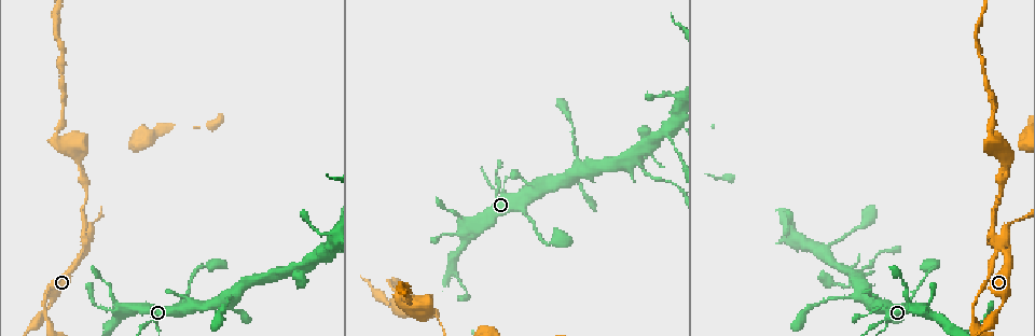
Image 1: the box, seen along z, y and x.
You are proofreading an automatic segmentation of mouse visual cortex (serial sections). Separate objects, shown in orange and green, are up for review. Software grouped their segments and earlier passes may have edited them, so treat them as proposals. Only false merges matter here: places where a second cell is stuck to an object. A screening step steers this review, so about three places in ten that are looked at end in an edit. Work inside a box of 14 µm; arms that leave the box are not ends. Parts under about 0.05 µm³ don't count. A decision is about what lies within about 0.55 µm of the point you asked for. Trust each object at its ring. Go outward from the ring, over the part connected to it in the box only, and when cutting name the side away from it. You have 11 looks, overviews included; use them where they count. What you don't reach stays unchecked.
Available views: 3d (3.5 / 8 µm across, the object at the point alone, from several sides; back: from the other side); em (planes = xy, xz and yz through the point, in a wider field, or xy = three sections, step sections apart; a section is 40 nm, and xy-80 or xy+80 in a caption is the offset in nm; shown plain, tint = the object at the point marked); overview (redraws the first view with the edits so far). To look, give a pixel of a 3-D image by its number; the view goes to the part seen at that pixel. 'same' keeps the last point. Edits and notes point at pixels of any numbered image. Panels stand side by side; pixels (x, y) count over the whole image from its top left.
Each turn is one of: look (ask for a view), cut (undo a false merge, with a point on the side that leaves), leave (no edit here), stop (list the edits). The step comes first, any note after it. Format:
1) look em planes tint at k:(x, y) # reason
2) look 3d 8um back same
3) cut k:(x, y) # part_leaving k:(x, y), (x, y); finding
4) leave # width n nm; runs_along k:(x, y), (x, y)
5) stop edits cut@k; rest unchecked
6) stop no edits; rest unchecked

look 3d 3.5um at 1:(1002, 248) # arms run side by side

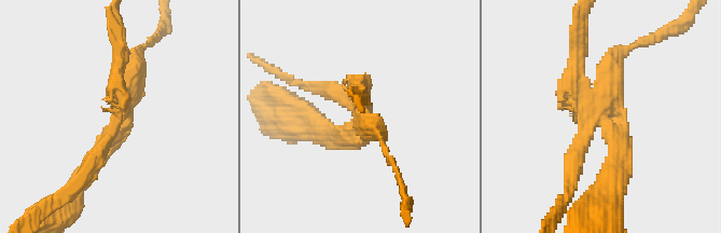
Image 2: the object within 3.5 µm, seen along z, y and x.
look em planes plain at 2:(599, 116)

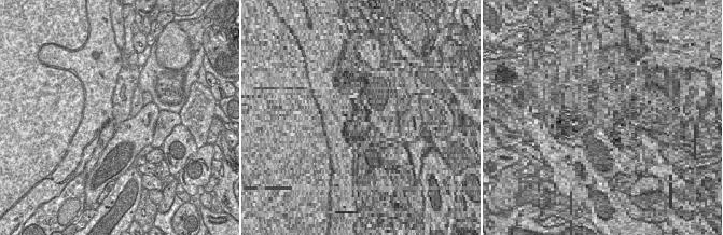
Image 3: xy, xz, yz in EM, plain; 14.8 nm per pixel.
look em planes tint same # with the object marked

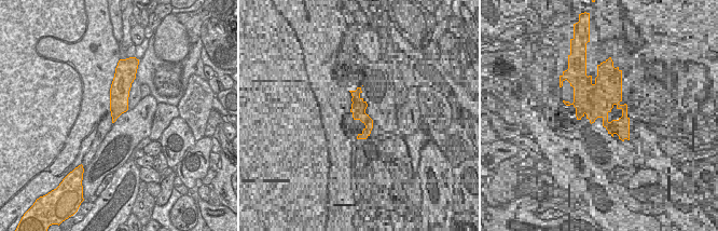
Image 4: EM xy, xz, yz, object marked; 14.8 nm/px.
leave # runs_along 2:(618, 173), (576, 51); continuous, no second cell

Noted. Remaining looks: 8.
look 3d 8um at 1:(992, 135) # sharp bend

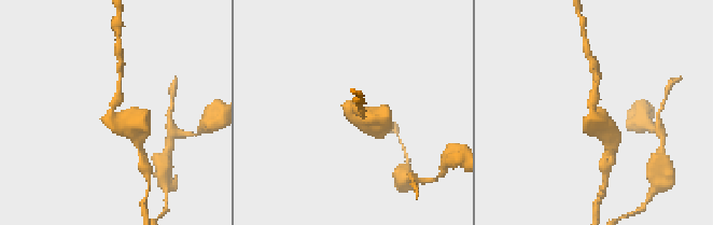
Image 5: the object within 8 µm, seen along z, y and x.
look em xy step 1 tint at 5:(352, 110) # arm_widths 200, 700 nm; now the EM

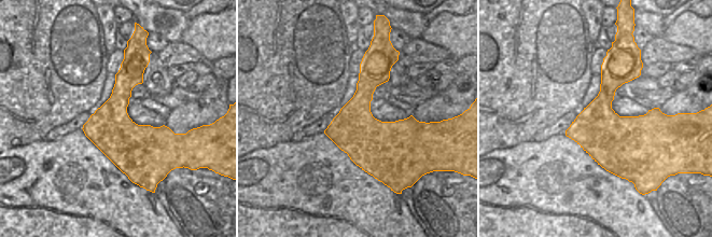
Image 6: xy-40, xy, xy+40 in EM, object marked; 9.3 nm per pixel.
leave # runs_along 5:(131, 128), (111, 117), (120, 84); one cell here

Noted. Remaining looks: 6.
look em xy step 3 tint at 1:(912, 306) # four arms meet

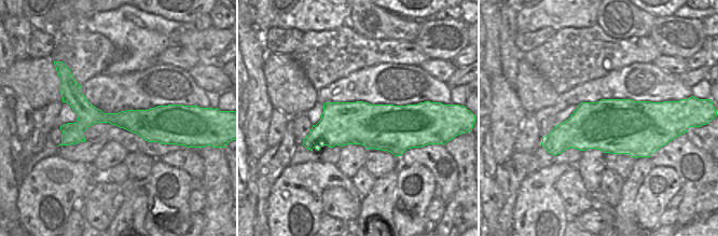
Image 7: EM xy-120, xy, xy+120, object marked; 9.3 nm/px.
look 3d 3.5um same

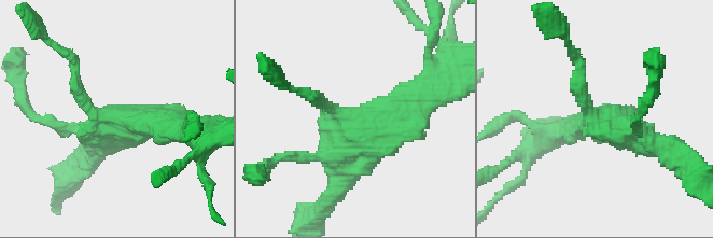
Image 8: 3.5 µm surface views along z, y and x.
leave # runs_along 8:(420, 92), (347, 149), (334, 193); one cell here

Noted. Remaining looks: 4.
look 3d 3.5um at 1:(234, 297)

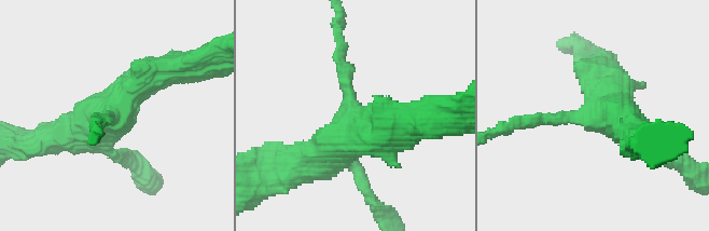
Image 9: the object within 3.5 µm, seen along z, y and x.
look em planes tint at 9:(352, 113) # shape alone is not enough

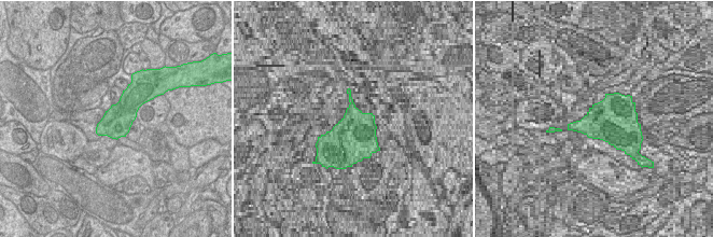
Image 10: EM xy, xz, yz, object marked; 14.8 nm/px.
leave # arm_widths 200, 200, 450, 450 nm; runs_along 9:(55, 137), (82, 131), (167, 67); all the same cell

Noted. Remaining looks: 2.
stop no edits; rest unchecked

